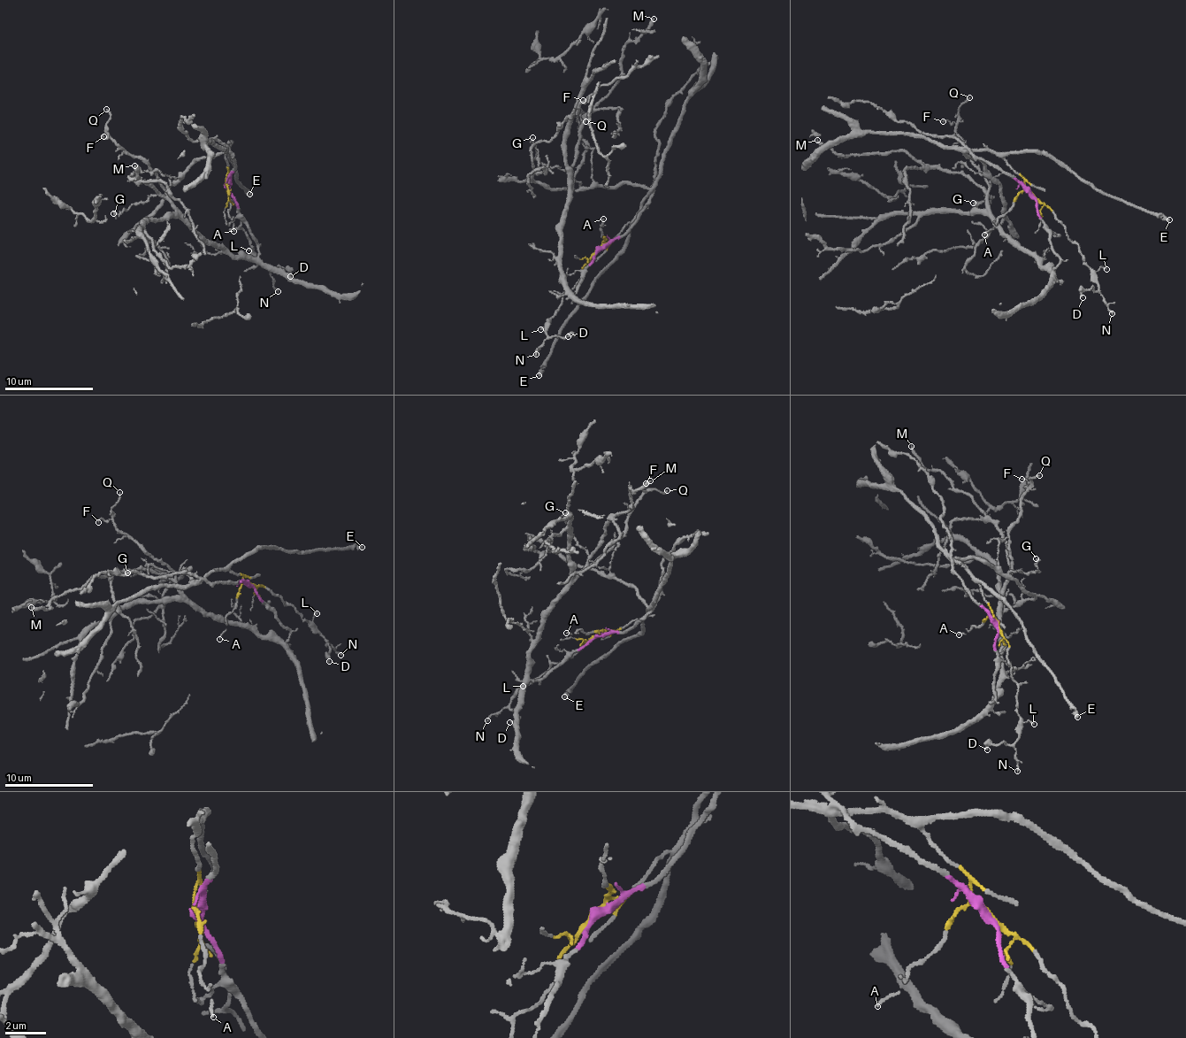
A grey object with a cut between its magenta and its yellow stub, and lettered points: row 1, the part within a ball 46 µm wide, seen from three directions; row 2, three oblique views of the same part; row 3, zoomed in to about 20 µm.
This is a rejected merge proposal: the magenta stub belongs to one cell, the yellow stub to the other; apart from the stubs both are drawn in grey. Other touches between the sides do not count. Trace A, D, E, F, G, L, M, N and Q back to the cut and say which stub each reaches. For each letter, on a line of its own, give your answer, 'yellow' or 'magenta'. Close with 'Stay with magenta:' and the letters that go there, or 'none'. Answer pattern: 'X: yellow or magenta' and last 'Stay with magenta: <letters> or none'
A: yellow
D: yellow
E: yellow
F: magenta
G: magenta
L: yellow
M: magenta
N: yellow
Q: magenta
Stay with magenta: F, G, M, Q

